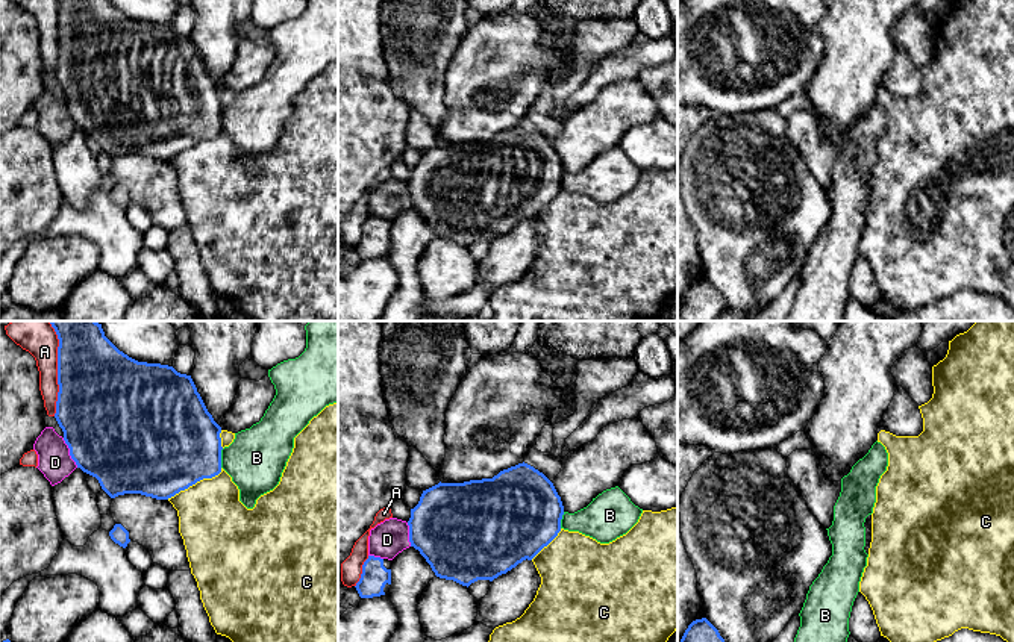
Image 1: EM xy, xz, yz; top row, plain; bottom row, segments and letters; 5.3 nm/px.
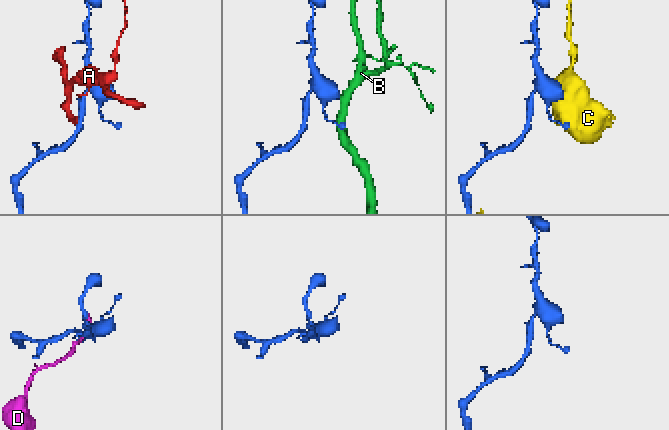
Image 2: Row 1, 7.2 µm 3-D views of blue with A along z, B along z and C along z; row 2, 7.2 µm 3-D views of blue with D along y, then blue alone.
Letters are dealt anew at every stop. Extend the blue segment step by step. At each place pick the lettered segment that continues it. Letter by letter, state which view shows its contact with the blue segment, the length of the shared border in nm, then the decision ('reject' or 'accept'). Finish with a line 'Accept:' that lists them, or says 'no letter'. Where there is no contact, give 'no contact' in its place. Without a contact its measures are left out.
A: xy | 400 nm | reject
B: xy | 110 nm | reject
C: xy | 340 nm | reject
D: xy | 180 nm | reject
Accept: no letter

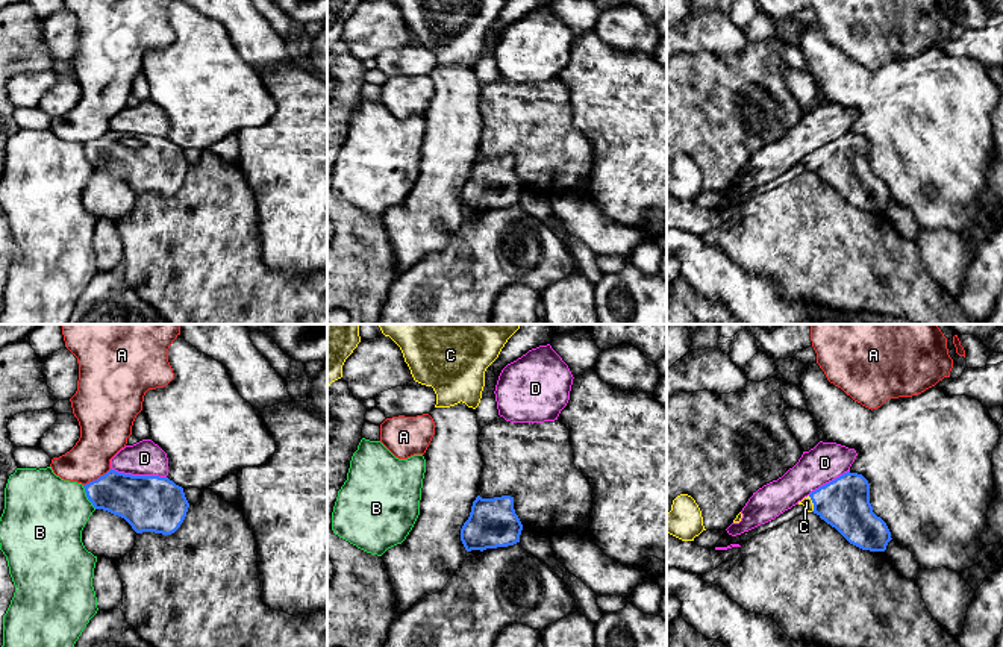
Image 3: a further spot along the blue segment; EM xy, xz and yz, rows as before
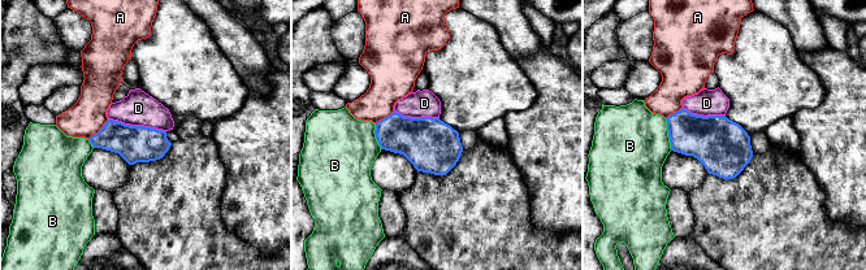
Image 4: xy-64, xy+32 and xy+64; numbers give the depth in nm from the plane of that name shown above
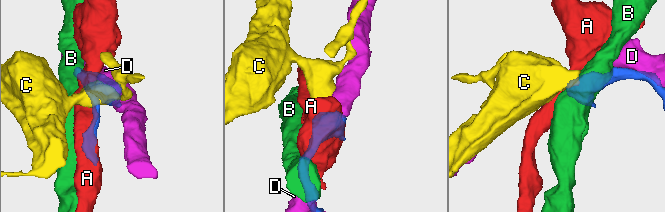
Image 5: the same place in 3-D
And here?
A: xy | 180 nm | reject
B: xy | 150 nm | reject
C: yz | 90 nm | accept
D: xy | 300 nm | reject
Accept: C

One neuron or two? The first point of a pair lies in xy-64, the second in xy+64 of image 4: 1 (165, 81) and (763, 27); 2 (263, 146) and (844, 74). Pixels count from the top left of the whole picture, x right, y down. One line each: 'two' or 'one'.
1: one
2: one

